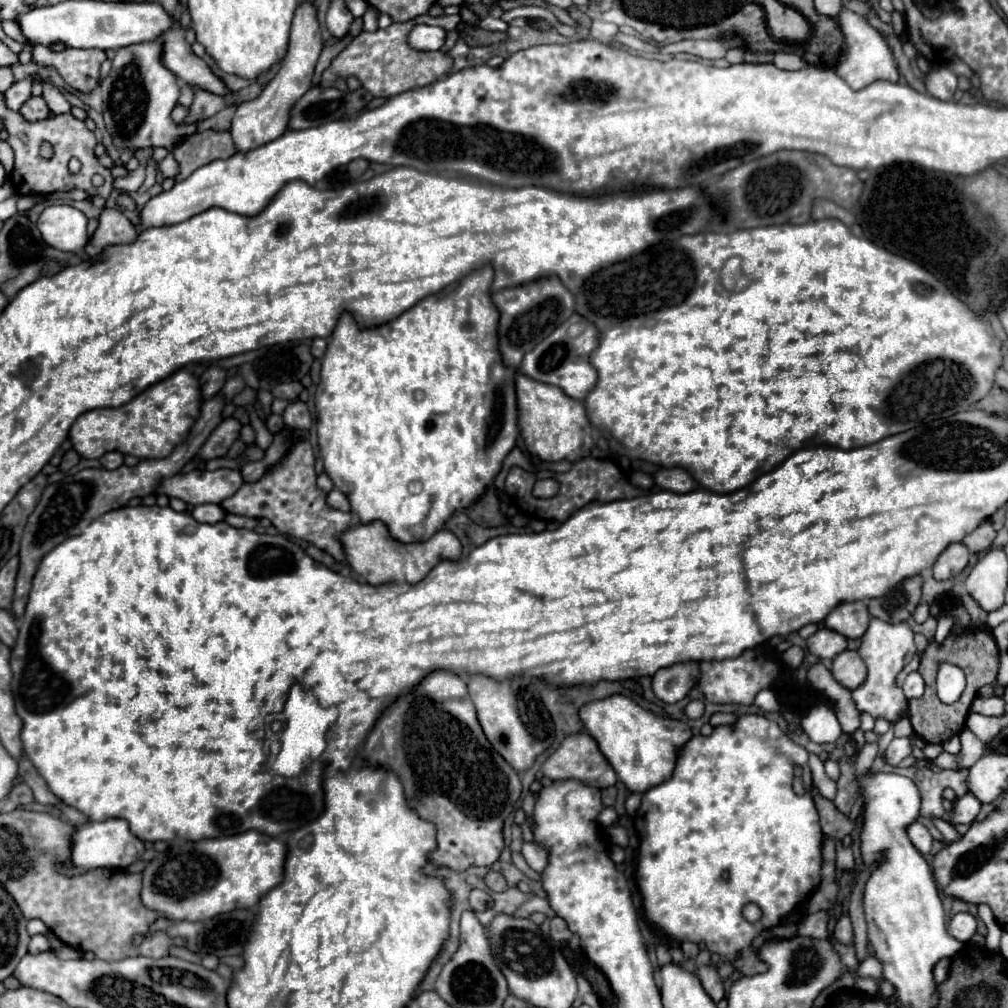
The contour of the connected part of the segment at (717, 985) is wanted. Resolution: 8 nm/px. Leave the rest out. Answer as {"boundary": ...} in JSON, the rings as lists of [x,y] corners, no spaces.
{"boundary":[[[703,966],[697,970],[697,976],[705,988],[705,992],[713,998],[713,1002],[719,1002],[725,996],[725,988],[723,988],[723,980],[719,978],[717,970],[713,966]]]}

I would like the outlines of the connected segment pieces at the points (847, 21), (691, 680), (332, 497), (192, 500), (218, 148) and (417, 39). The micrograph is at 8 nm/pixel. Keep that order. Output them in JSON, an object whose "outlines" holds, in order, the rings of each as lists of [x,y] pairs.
{"outlines":[[[[843,8],[841,14],[839,14],[839,26],[841,26],[841,32],[847,40],[847,58],[835,72],[853,90],[861,90],[861,88],[865,88],[865,86],[869,86],[877,80],[887,80],[887,82],[897,82],[899,80],[899,72],[897,72],[895,62],[893,62],[891,50],[885,44],[883,36],[871,24],[867,24],[861,16],[857,16],[857,14],[849,12],[847,8]]],[[[683,662],[659,670],[653,676],[653,692],[665,704],[675,704],[683,700],[689,690],[697,684],[699,666],[697,662]]],[[[333,488],[333,490],[329,492],[329,496],[327,496],[327,504],[329,504],[331,508],[343,510],[343,512],[351,512],[351,506],[349,506],[347,496],[345,496],[341,490],[337,490],[337,488]]],[[[219,468],[219,470],[193,470],[183,476],[167,478],[159,484],[157,492],[163,492],[167,496],[181,498],[183,502],[191,506],[199,504],[221,504],[225,498],[233,496],[243,484],[241,472],[231,468]]],[[[203,130],[195,132],[173,150],[173,156],[179,164],[179,172],[175,176],[175,182],[185,180],[193,170],[217,160],[217,158],[231,158],[237,152],[231,134],[227,130]]],[[[417,24],[411,28],[407,34],[407,42],[415,50],[439,50],[445,42],[445,30],[439,26],[427,26],[427,24]]]]}

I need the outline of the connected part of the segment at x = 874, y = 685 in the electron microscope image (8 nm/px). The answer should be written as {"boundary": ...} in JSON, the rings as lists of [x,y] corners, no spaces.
{"boundary":[[[871,618],[867,632],[861,636],[859,654],[867,664],[867,678],[857,690],[851,690],[855,708],[859,712],[871,714],[873,718],[885,718],[887,722],[895,724],[907,710],[907,698],[903,690],[897,686],[897,674],[905,668],[911,656],[915,656],[913,630],[907,626],[907,622],[889,624],[881,622],[879,618]]]}

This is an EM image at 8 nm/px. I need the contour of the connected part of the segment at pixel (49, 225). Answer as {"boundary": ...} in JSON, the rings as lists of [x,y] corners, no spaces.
{"boundary":[[[49,206],[41,212],[37,228],[45,242],[61,252],[81,254],[87,236],[87,216],[73,206]]]}

